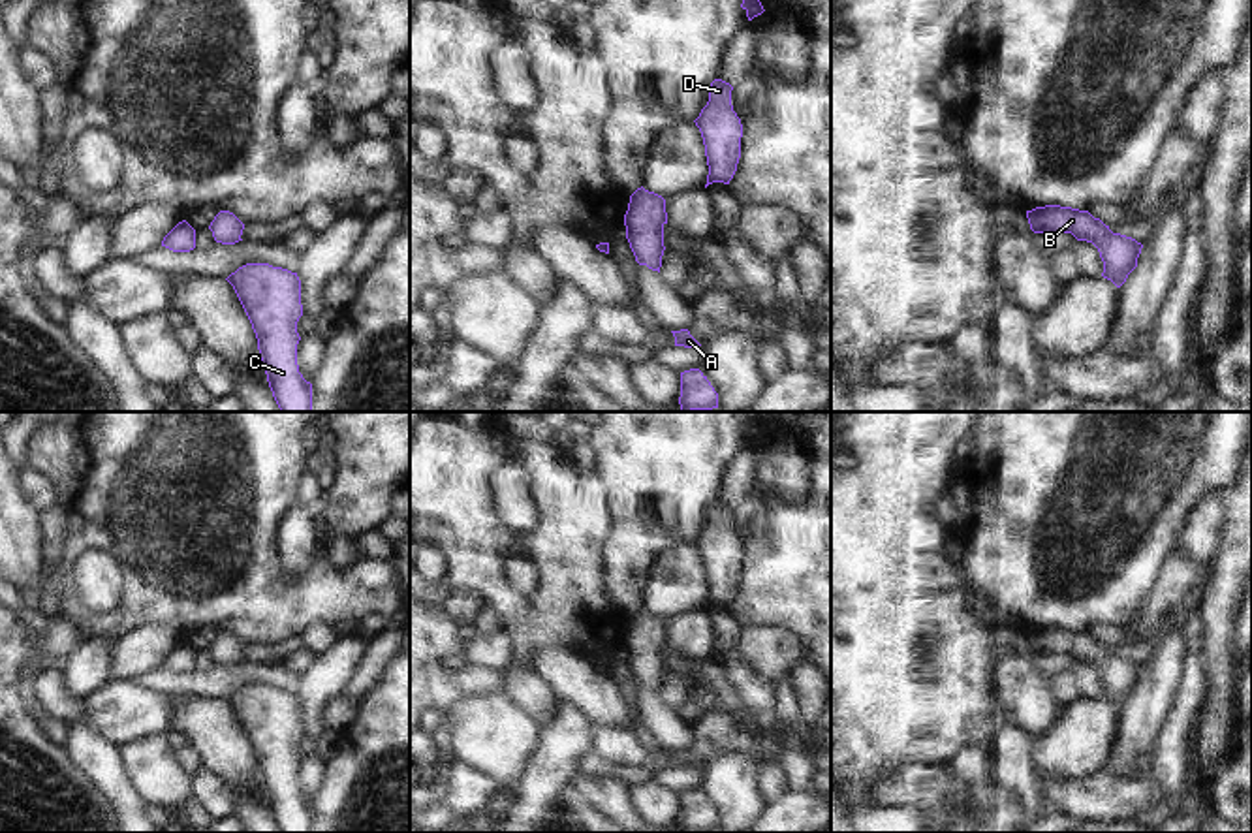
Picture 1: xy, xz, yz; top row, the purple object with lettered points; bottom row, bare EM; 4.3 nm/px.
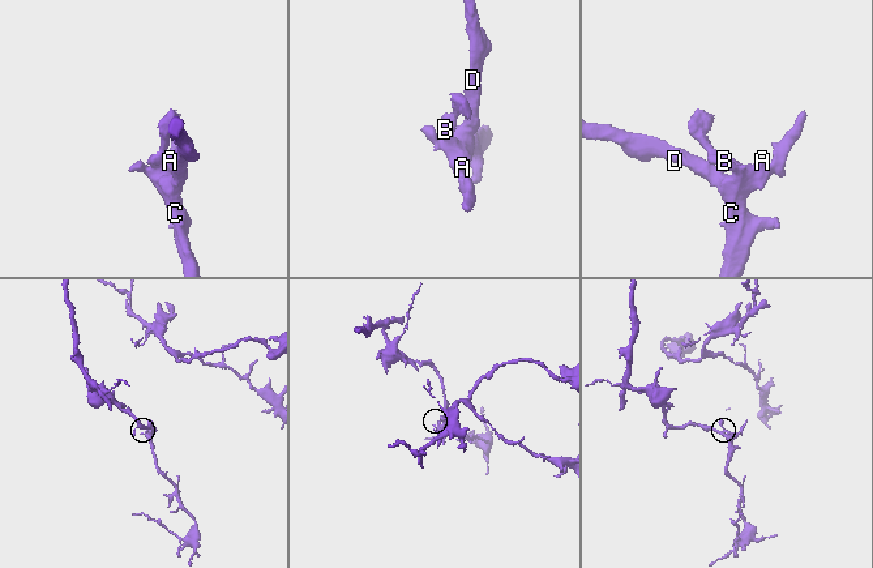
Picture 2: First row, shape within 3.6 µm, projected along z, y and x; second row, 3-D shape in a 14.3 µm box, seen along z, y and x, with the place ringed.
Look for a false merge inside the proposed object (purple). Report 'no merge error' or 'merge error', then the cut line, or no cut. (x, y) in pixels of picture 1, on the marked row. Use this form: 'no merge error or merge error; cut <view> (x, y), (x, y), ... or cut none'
no merge error; cut none

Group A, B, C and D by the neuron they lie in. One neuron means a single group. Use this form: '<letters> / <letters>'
A B C D

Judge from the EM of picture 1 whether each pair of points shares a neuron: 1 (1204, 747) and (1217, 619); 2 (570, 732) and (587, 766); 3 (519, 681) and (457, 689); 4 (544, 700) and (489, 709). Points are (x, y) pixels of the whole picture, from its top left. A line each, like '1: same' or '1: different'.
1: same
2: different
3: different
4: different

